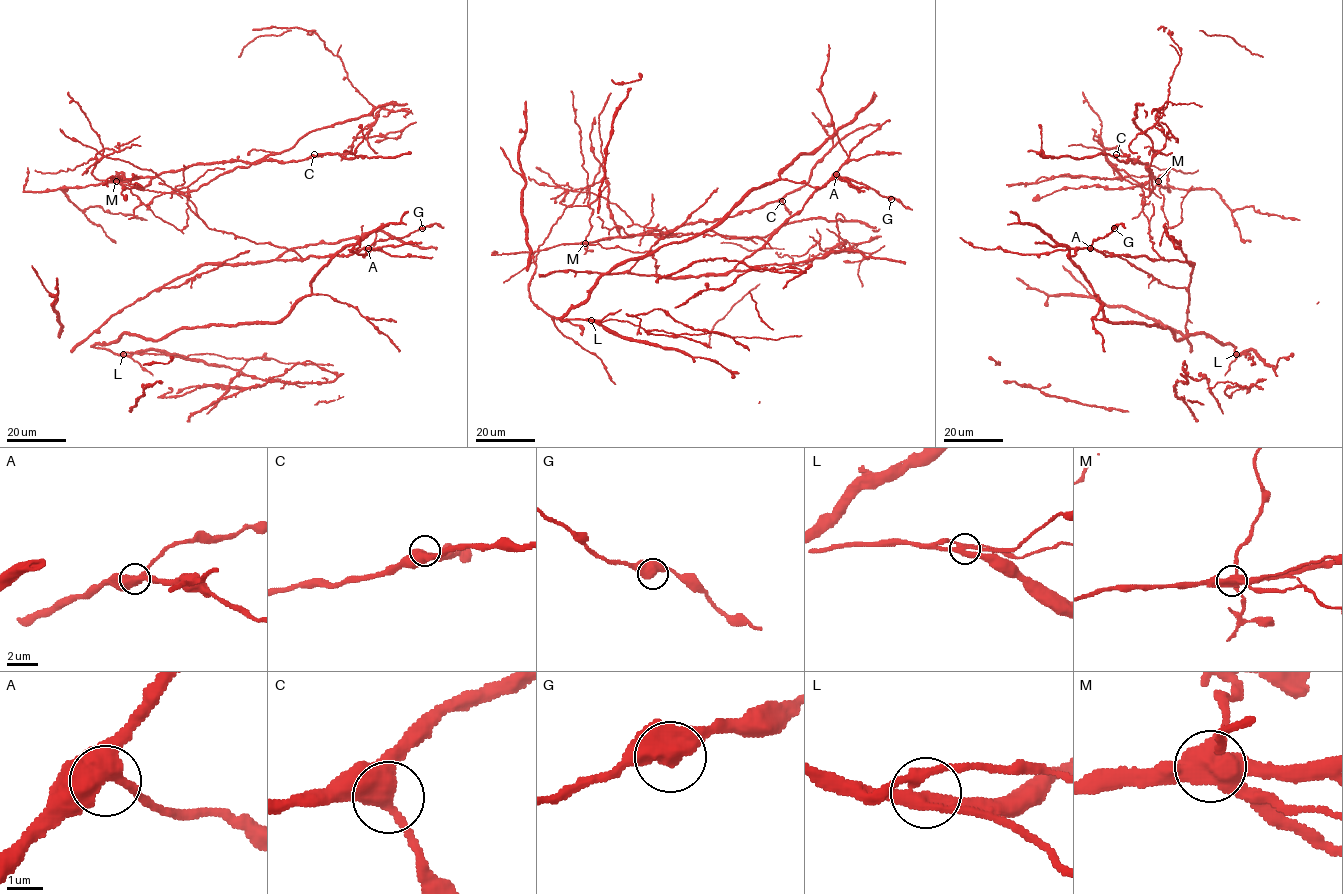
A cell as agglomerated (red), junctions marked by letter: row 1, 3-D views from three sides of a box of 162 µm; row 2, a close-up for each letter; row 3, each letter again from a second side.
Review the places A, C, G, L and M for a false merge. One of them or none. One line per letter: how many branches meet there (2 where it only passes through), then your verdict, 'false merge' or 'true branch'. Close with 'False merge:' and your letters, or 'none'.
A: 3 branches meet; true branch
C: 3 branches meet; true branch
G: 3 branches meet; true branch
L: 4 branches meet; true branch
M: 5 branches meet; false merge
False merge: M

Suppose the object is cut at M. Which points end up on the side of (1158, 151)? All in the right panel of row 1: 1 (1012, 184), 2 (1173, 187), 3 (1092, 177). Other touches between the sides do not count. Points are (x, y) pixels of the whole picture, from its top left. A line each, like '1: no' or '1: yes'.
1: yes
2: no
3: yes

